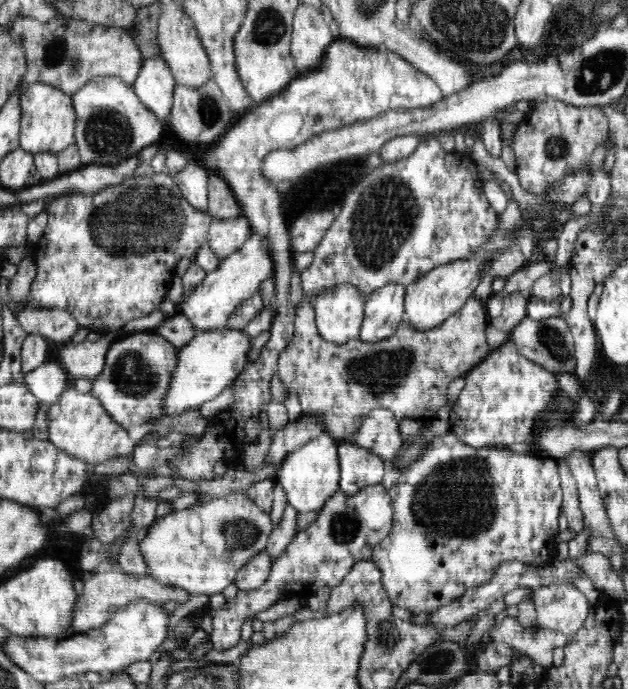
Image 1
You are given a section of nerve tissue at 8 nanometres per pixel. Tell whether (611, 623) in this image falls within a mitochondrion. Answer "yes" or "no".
no

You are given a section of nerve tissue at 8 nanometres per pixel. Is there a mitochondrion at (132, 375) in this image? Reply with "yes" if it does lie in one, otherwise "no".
yes

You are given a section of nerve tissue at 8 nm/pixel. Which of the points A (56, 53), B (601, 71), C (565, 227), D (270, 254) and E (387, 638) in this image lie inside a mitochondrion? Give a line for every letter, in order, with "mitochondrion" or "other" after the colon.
A: mitochondrion
B: mitochondrion
C: other
D: other
E: mitochondrion

